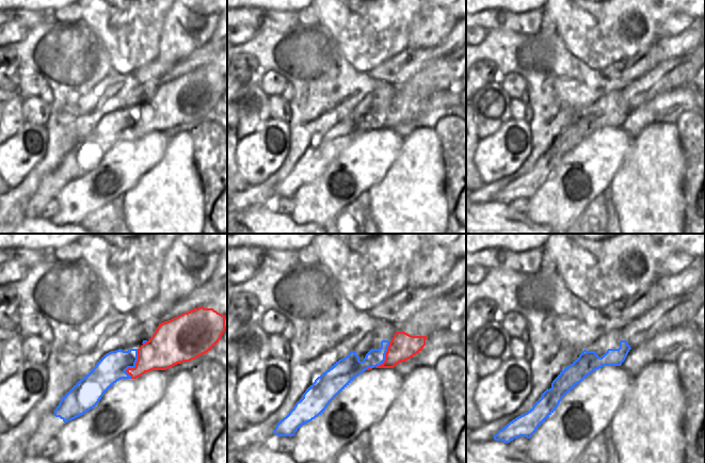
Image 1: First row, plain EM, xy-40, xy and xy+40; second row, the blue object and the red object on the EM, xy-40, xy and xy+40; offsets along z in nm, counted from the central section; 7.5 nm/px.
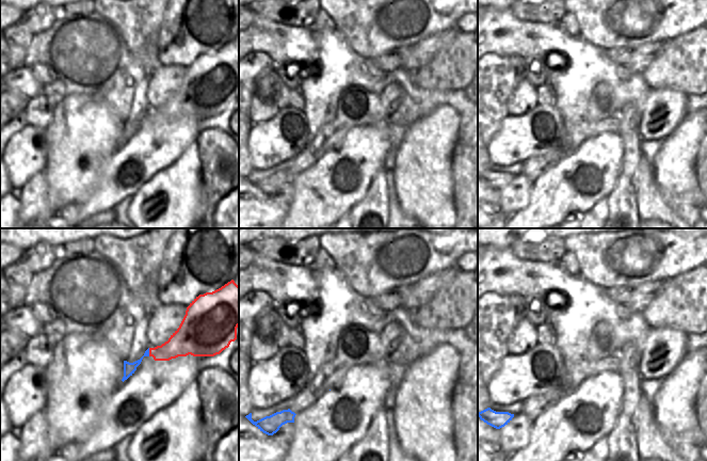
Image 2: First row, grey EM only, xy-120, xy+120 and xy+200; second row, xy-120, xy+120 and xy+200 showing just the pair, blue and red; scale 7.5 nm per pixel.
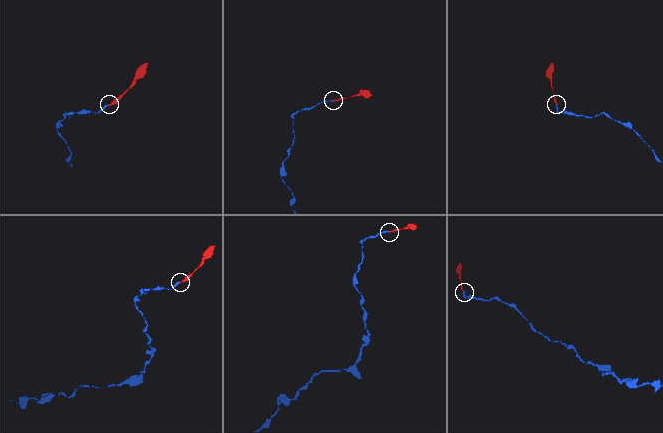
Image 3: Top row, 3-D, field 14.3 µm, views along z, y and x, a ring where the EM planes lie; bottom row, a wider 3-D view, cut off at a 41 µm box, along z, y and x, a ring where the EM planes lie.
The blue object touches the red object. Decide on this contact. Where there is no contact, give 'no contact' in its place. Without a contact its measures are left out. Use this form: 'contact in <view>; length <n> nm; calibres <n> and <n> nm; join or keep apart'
contact in xy-40; length 240 nm; calibres 220 and 280 nm; join

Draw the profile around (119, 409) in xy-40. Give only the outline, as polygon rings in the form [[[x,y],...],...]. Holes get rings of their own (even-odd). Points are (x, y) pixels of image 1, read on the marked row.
[[[151,370],[137,379],[122,379],[114,383],[96,406],[61,428],[57,435],[59,450],[50,461],[52,463],[81,463],[92,451],[125,434],[161,400],[169,380],[170,376],[165,370]]]

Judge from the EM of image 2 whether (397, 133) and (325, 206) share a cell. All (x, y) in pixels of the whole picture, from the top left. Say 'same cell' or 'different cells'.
different cells

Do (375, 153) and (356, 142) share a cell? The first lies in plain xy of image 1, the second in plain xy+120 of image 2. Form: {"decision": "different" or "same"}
{"decision": "same"}

